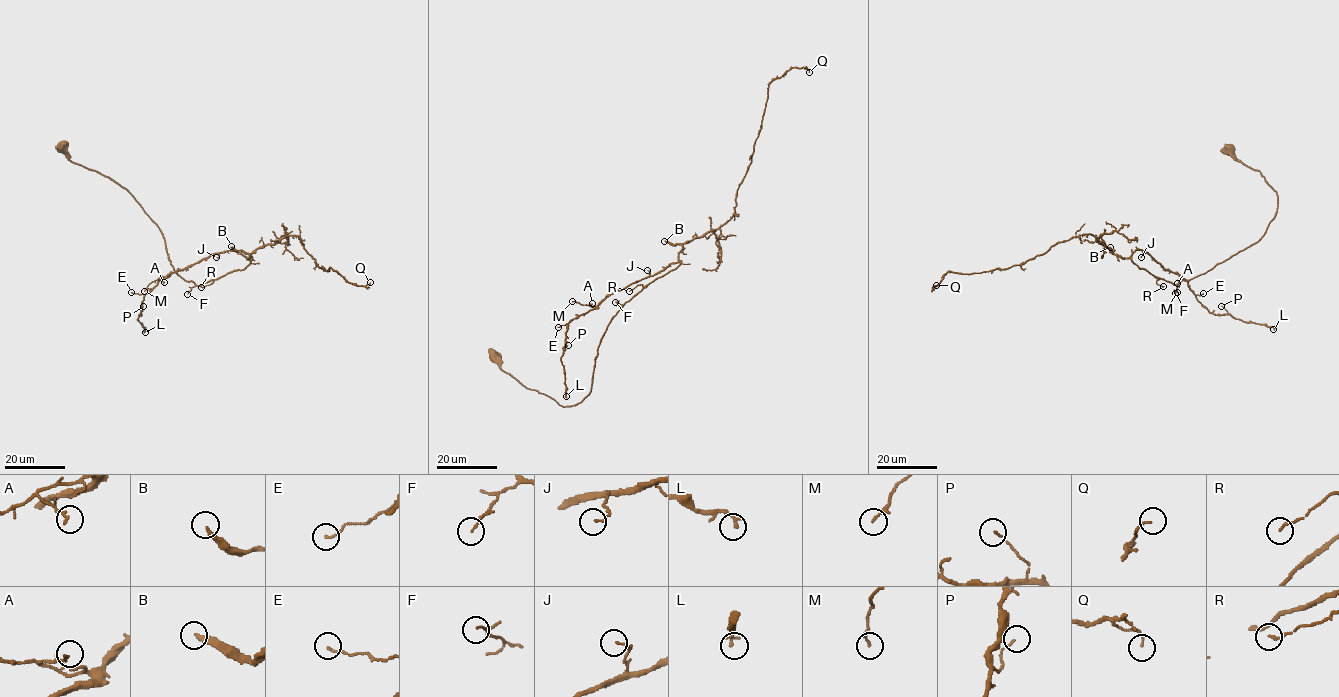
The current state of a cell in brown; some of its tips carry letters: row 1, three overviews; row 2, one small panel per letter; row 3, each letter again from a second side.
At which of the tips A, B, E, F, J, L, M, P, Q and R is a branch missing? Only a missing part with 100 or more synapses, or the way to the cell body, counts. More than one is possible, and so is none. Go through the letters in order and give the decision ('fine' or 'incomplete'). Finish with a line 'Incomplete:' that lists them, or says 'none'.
A: fine
B: incomplete
E: fine
F: fine
J: fine
L: fine
M: fine
P: fine
Q: fine
R: fine
Incomplete: B

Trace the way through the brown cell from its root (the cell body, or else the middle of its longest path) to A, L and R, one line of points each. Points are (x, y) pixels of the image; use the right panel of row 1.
A: (1228, 151), (1264, 177), (1277, 212), (1256, 242), (1176, 284), (1139, 269), (1132, 254), (1147, 253), (1177, 283)
L: (1228, 151), (1277, 194), (1265, 233), (1176, 284), (1131, 259), (1143, 250), (1210, 312), (1273, 329)
R: (1228, 151), (1275, 191), (1275, 217), (1256, 242), (1187, 280), (1159, 278), (1163, 286)

